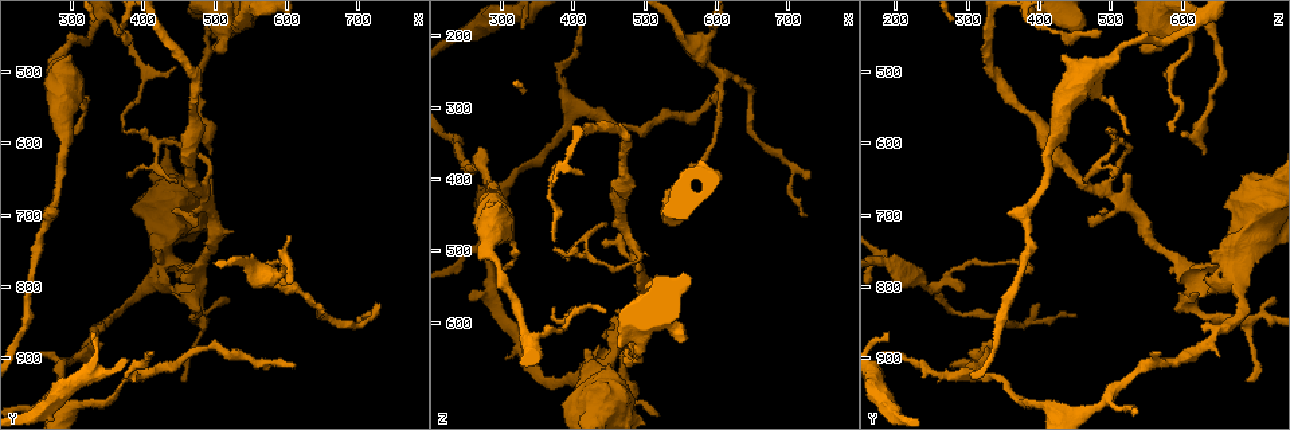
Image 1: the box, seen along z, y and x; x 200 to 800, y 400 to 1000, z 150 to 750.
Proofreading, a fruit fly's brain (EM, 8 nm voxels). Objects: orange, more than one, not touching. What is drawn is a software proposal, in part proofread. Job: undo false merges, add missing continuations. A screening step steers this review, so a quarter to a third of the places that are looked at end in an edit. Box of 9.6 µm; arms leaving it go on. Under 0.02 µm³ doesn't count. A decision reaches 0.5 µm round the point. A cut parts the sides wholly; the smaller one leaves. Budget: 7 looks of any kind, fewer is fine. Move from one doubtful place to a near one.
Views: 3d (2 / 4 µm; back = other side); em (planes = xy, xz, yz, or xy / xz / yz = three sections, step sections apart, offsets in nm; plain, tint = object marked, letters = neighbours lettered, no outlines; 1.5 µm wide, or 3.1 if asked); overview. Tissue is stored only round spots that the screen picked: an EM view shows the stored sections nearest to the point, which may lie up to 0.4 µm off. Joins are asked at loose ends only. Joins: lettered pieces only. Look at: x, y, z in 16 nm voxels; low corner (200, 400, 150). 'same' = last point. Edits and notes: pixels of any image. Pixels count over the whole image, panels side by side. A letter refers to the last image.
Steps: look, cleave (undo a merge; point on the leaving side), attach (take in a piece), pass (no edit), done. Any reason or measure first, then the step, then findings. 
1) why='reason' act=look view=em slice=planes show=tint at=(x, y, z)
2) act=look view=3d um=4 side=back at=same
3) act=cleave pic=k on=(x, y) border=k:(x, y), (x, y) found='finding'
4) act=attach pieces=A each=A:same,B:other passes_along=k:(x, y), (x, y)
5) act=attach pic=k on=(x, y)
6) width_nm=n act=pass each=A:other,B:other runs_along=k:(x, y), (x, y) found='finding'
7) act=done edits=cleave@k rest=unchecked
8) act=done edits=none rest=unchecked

why='an open end' act=look view=3d um=4 at=(725, 820, 400)

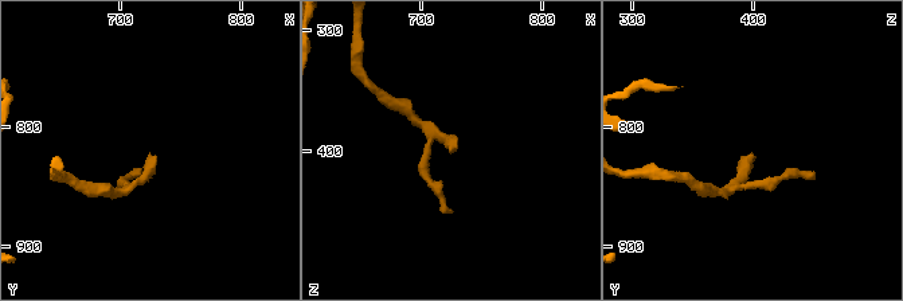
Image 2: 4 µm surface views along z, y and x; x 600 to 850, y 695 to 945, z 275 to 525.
why='need the tissue' act=look view=em slice=planes show=letters at=(724, 826, 398)

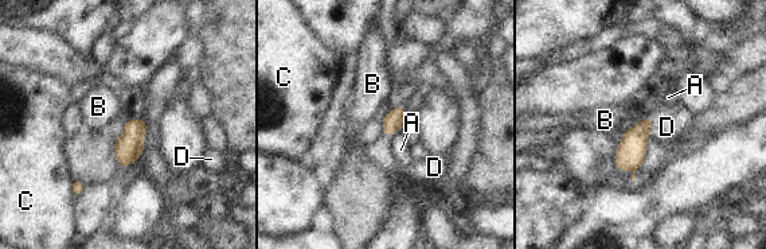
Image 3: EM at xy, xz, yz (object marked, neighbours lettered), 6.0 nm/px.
width_nm=120 act=attach pieces=D each=A:other,B:other,C:other,D:same found='the neuron continues'

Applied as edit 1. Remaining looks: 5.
why='see it whole again' act=look view=overview

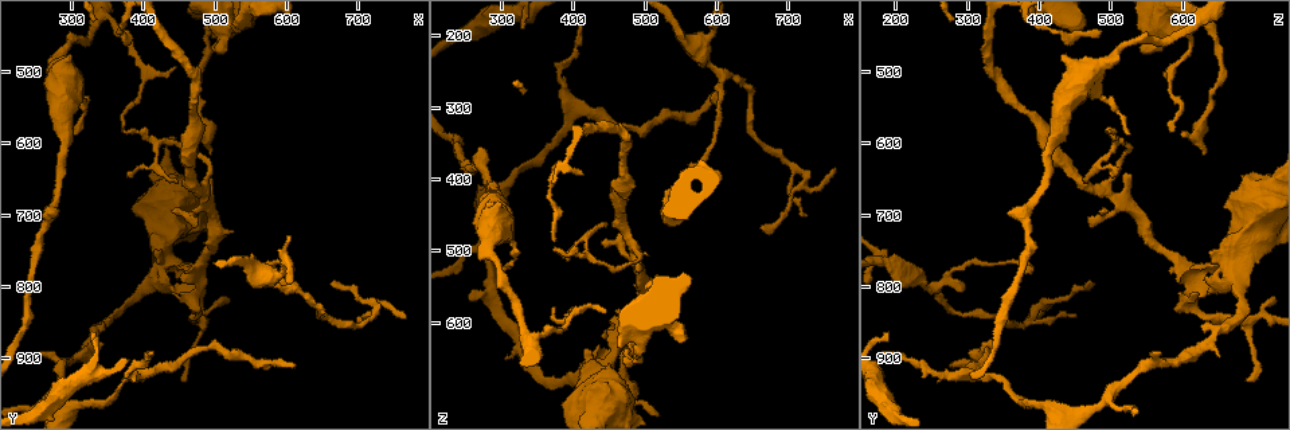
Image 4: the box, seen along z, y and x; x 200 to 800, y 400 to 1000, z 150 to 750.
act=look view=em slice=yz step=4 show=tint at=(375, 445, 485)

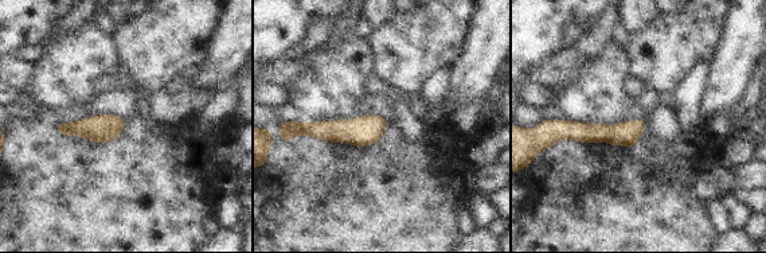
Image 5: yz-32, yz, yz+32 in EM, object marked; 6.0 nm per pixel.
why='see the neighbours' act=look view=em slice=yz step=4 show=letters at=same

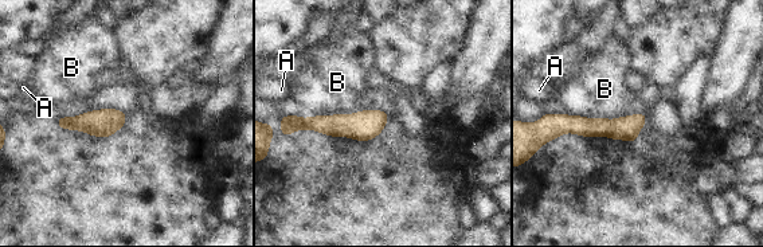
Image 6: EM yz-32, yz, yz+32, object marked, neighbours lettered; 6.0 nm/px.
act=pass each=A:other,B:other border=6:(646, 112), (613, 118), (568, 114) found='no lettered piece goes on from it'

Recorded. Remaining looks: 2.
act=done edits=attach@3 rest=unchecked

